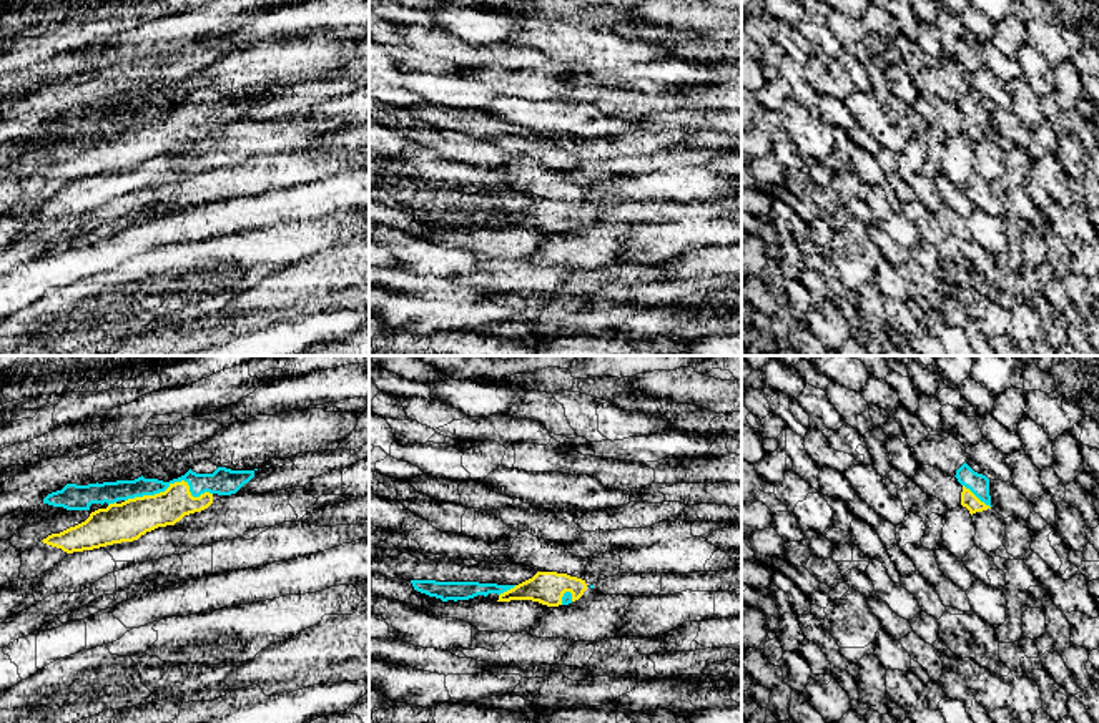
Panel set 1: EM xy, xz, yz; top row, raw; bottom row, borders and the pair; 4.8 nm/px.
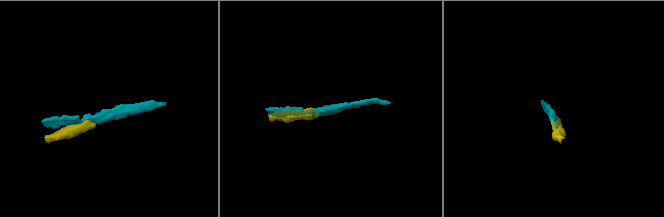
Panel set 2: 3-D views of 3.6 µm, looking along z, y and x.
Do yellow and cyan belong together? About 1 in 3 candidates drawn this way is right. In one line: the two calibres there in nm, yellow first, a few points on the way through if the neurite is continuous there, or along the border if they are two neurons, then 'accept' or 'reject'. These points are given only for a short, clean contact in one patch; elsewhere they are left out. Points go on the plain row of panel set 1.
190 nm thick on the yellow side, 120 nm on the other; runs through xy (133, 145), (170, 112), (182, 108), (221, 108); accept

